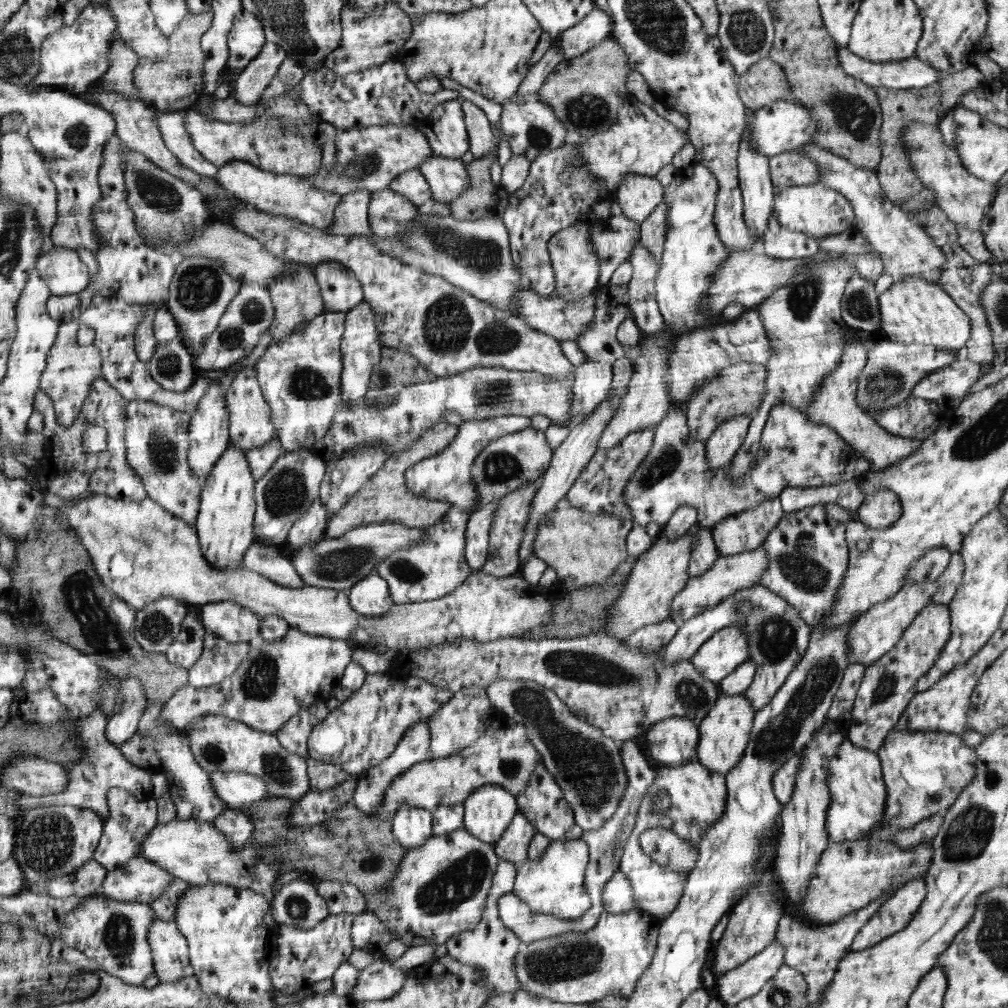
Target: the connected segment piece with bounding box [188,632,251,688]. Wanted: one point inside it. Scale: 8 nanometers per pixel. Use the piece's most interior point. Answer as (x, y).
(221, 658)

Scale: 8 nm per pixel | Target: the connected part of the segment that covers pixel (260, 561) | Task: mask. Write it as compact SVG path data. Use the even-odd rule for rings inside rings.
M257 542L243 556L243 566L276 584L290 588L303 587L305 582L296 572L282 548Z

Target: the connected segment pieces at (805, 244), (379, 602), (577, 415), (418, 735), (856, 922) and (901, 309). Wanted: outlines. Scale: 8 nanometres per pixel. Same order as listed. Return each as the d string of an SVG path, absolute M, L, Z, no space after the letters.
M774 208L770 218L768 218L770 219L770 224L767 228L766 234L763 236L761 244L761 250L764 251L765 254L770 255L771 257L776 257L777 259L803 259L804 257L812 257L819 251L818 238L814 238L810 235L804 235L803 233L797 233L796 231L792 231L787 227L784 227L779 223L778 216L776 216L773 211Z
M374 573L359 580L350 588L350 592L351 607L367 617L378 618L386 615L395 604L394 598L390 598L391 591L387 580Z
M608 282L600 285L600 288L599 294L596 295L595 318L591 326L576 340L578 346L585 352L586 363L576 366L573 374L575 403L572 404L571 420L574 425L592 415L598 404L608 397L613 381L613 363L625 356L623 347L617 339L617 328L625 318L633 316L627 286L617 286Z
M426 720L413 724L400 740L395 751L392 752L387 759L375 767L367 768L359 774L358 790L354 792L354 800L352 800L356 808L363 813L375 812L382 804L386 789L390 786L394 779L403 775L404 772L415 767L418 763L423 763L430 758L431 746L431 727Z
M885 893L879 896L878 900L868 904L868 907L850 913L836 923L820 927L809 926L807 922L803 922L799 918L794 918L791 913L787 912L784 914L783 919L779 921L776 941L780 941L784 945L785 953L783 962L804 975L804 981L808 985L805 1002L815 1004L817 1000L821 1000L820 995L830 985L837 971L839 960L851 951L851 944L856 933L878 912L880 906L892 894L894 893Z
M904 278L882 292L878 300L881 337L908 345L924 345L963 354L970 338L970 319L940 284L920 278Z

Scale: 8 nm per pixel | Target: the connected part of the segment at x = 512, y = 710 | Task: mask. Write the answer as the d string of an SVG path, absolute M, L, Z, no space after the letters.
M496 679L494 683L485 688L485 691L500 717L522 723L527 728L527 736L531 737L532 744L543 757L547 771L552 773L555 780L562 785L566 799L570 801L571 808L574 808L579 827L587 832L598 829L608 821L620 803L620 788L628 782L619 743L608 738L600 729L586 720L576 717L555 692L537 682Z

